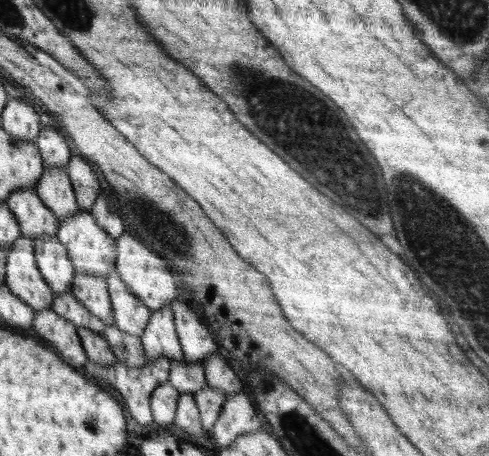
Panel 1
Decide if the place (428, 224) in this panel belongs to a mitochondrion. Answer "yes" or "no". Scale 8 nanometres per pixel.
yes

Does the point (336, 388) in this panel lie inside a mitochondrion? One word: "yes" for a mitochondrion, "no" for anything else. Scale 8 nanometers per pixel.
no

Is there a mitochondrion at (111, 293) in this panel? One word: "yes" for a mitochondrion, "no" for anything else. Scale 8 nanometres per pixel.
no

